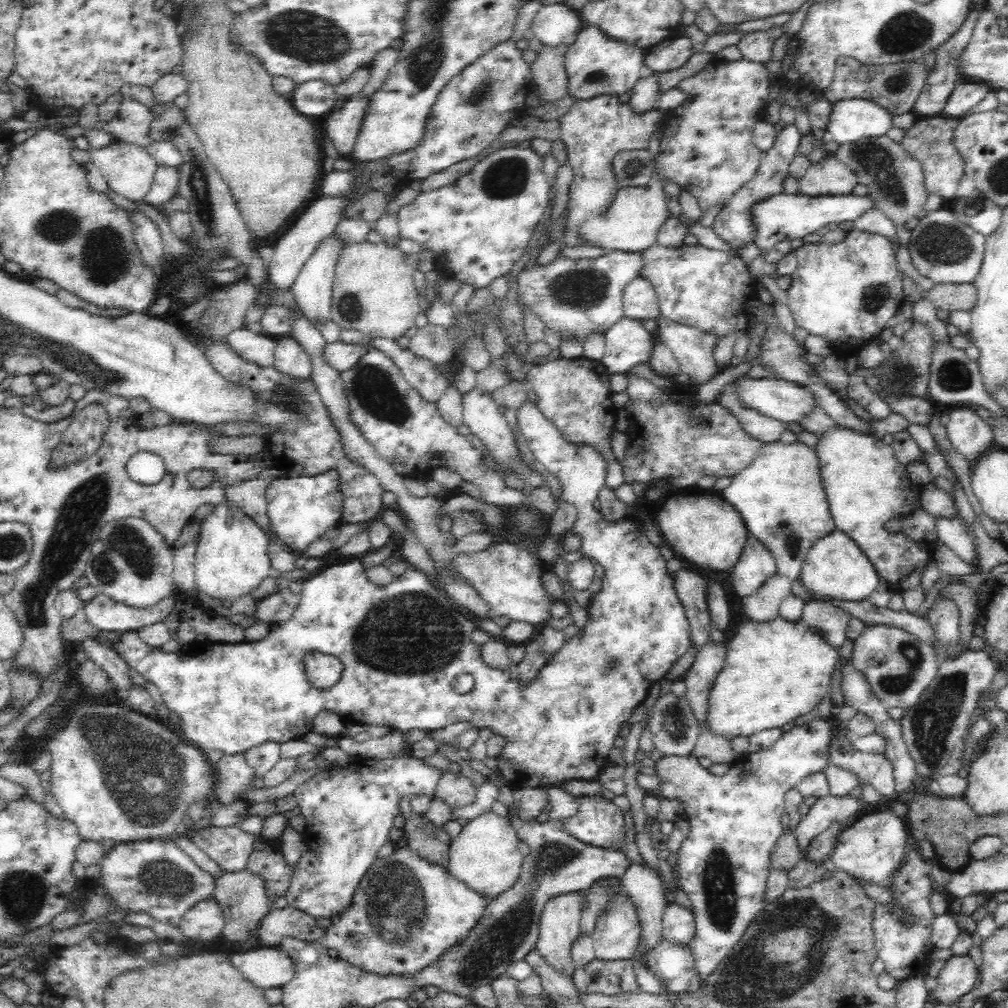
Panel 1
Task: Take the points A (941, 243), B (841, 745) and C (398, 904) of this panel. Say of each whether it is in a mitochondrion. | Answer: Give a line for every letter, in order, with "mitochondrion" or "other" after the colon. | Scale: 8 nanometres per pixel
A: mitochondrion
B: mitochondrion
C: mitochondrion

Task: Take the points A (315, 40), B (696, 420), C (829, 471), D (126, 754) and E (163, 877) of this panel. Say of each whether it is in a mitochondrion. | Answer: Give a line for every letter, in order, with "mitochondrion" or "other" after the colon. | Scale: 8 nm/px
A: mitochondrion
B: mitochondrion
C: other
D: mitochondrion
E: mitochondrion

